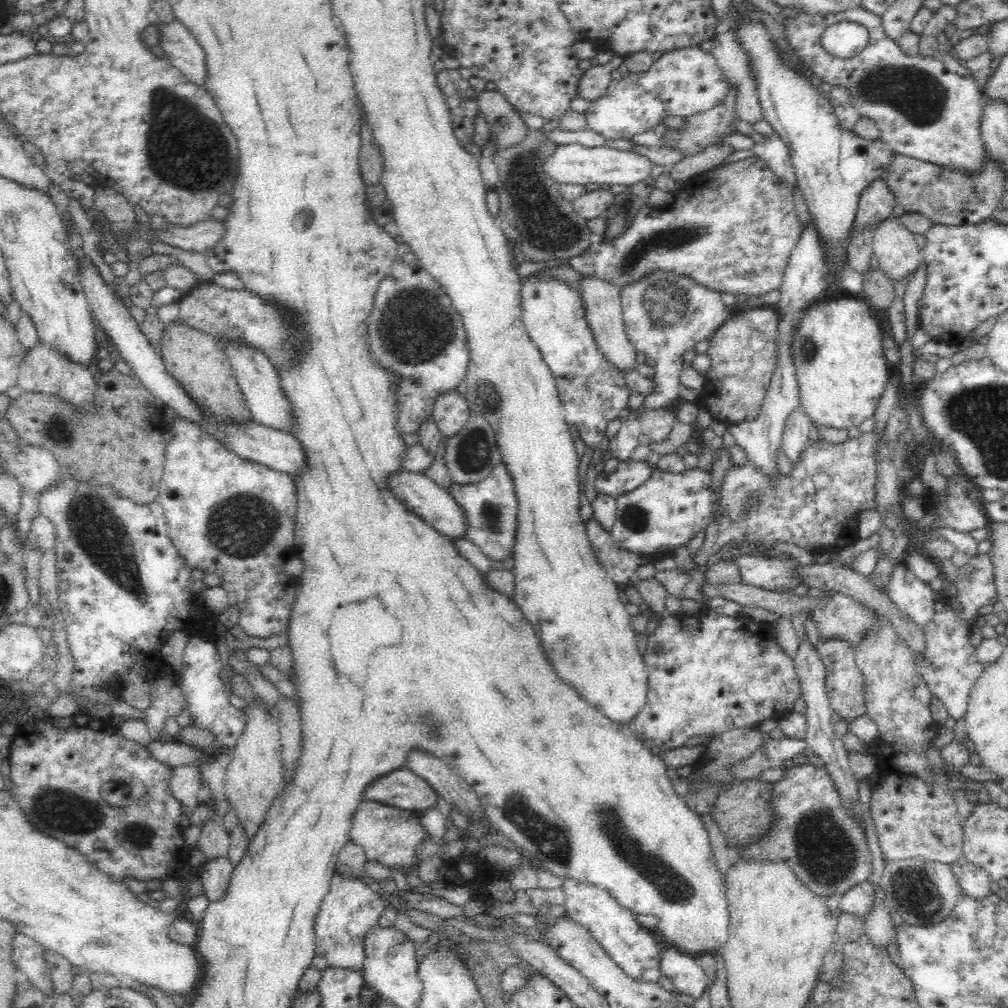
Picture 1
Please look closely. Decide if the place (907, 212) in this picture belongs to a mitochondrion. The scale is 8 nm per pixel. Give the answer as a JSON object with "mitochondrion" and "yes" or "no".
{"mitochondrion":"no"}

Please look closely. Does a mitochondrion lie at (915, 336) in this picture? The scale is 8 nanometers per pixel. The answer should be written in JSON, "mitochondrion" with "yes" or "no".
{"mitochondrion":"no"}

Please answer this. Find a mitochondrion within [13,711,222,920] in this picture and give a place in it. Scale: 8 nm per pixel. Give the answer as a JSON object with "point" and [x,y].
{"point":[52,806]}

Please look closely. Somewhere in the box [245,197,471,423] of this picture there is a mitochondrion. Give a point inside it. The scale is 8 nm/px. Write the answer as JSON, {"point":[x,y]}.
{"point":[415,329]}

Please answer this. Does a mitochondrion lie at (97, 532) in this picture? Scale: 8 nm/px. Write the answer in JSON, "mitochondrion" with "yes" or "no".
{"mitochondrion":"yes"}

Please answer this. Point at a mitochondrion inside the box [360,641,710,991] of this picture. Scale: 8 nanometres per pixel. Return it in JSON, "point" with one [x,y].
{"point":[670,883]}

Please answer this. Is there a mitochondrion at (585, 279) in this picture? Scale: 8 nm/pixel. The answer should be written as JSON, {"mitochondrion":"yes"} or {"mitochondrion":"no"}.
{"mitochondrion":"no"}

